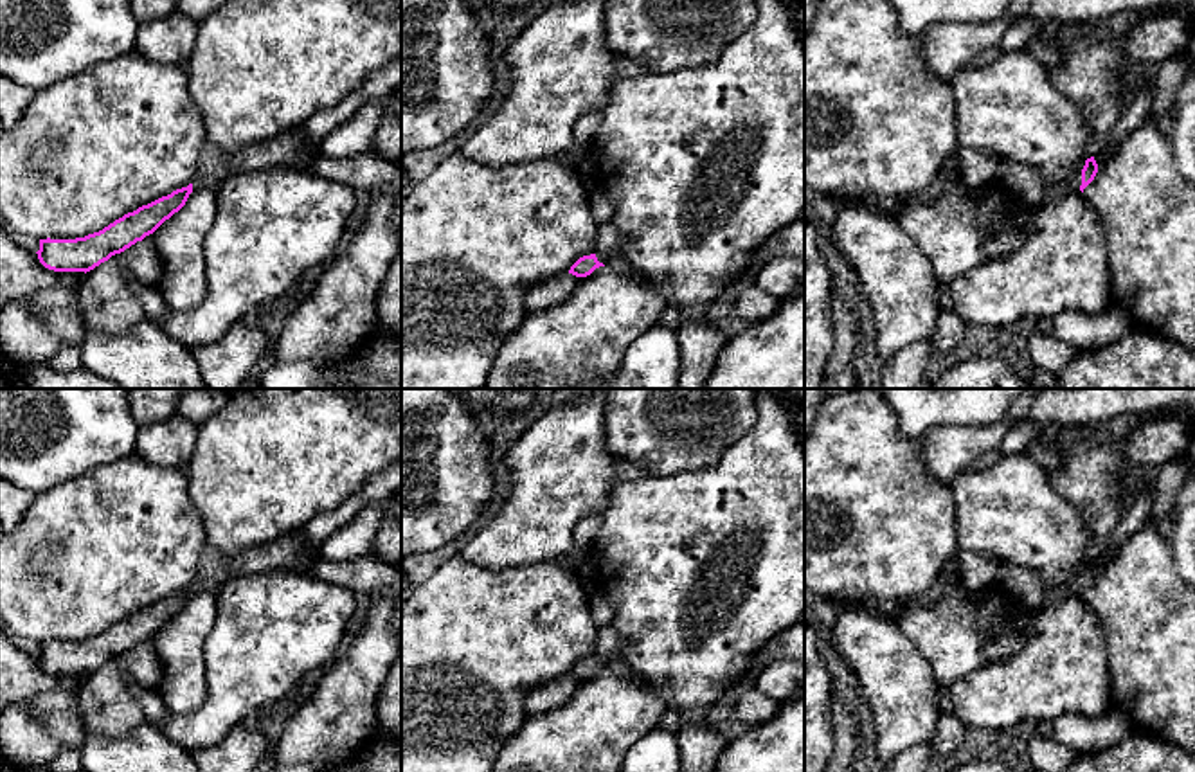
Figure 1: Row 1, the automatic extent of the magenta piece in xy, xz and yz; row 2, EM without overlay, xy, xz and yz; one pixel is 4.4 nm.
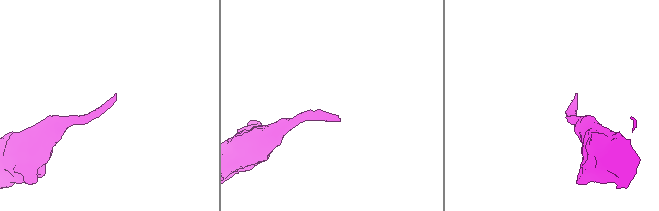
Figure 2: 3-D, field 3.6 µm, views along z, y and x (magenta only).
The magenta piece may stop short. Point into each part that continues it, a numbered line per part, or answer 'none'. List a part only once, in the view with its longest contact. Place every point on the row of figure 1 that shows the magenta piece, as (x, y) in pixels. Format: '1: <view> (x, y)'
1: yz (1053, 191)

